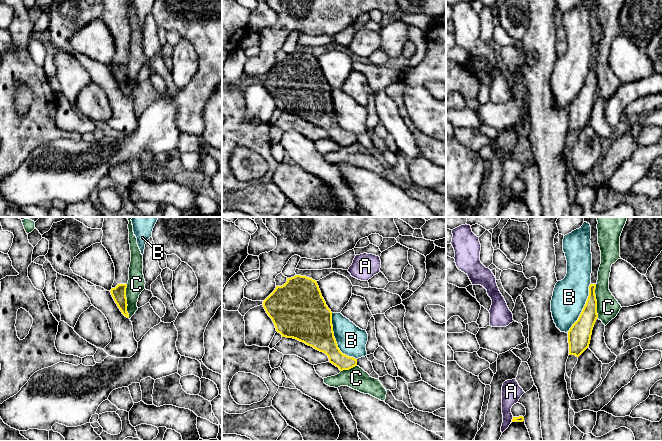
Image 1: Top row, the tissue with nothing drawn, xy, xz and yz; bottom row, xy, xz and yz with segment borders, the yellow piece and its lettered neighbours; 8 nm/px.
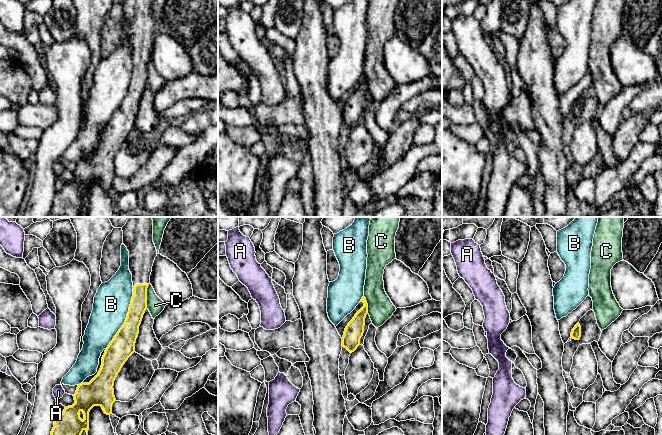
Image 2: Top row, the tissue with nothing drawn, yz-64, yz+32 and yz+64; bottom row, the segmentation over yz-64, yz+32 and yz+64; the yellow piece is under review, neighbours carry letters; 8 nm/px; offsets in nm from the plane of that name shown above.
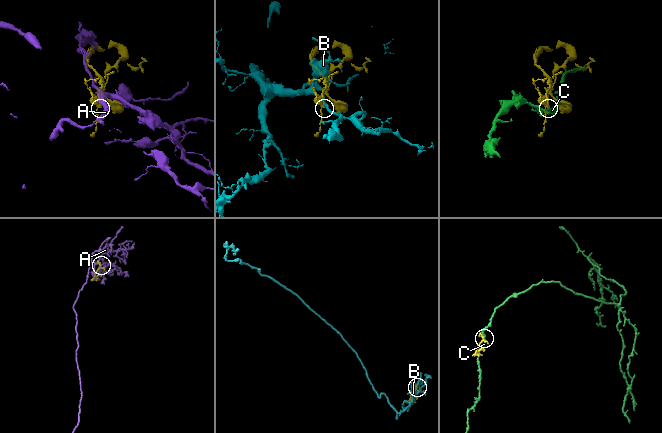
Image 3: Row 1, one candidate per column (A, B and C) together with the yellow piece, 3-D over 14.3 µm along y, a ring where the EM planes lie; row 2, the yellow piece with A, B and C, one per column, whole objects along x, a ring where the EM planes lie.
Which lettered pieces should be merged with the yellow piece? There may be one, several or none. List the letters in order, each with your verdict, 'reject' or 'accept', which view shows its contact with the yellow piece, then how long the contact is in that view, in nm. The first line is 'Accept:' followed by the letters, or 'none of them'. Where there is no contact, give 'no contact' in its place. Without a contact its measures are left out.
Accept: none of them
A: reject; meets yellow in yz; contact 50 nm long
B: reject; meets yellow in xz; contact 420 nm long
C: reject; meets yellow in xy; contact 280 nm long

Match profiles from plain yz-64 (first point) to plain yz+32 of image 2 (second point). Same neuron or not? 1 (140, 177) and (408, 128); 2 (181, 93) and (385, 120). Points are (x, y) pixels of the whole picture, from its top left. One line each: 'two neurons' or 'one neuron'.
1: one neuron
2: one neuron

